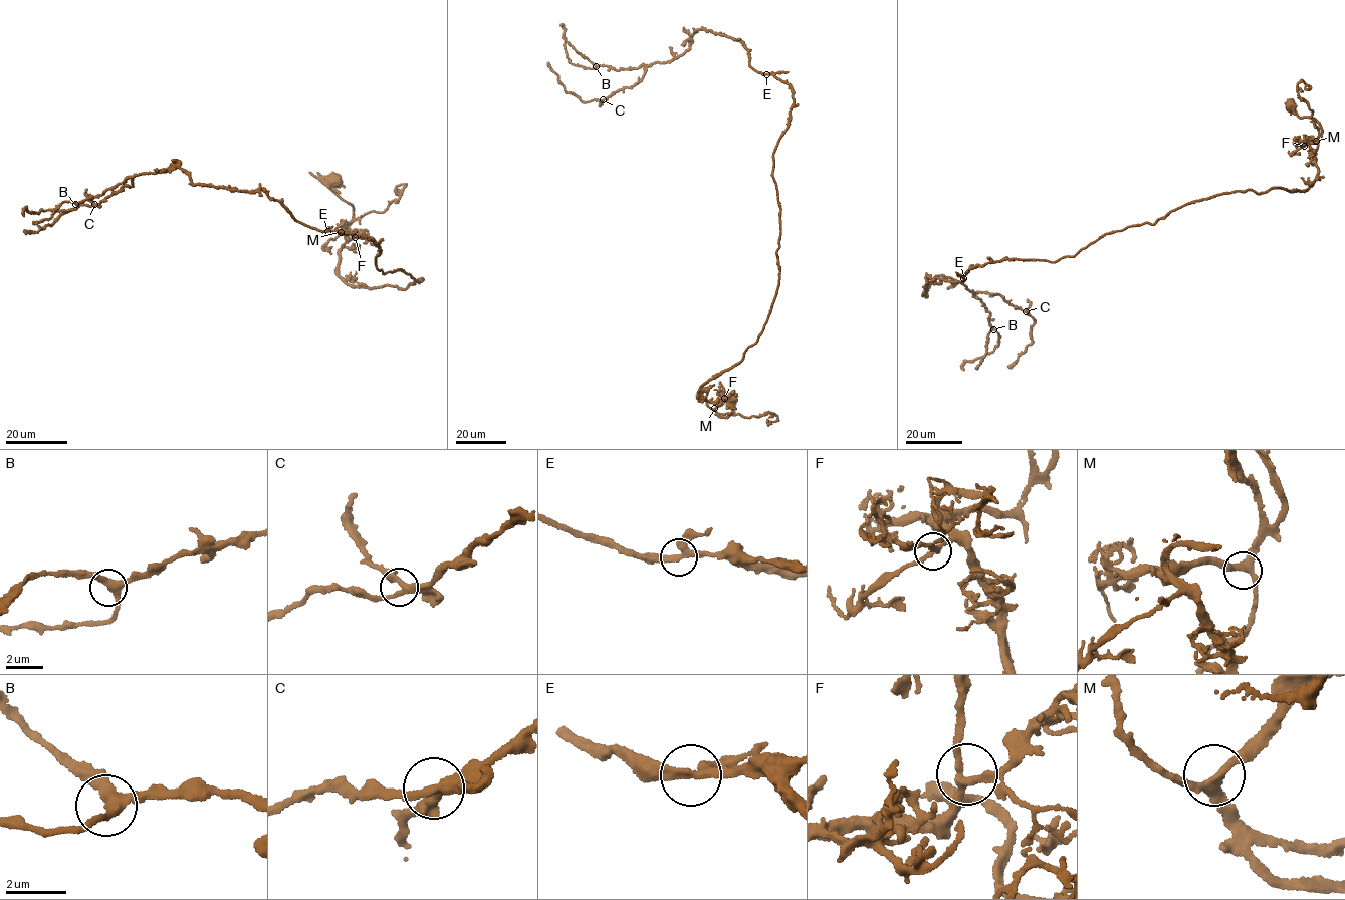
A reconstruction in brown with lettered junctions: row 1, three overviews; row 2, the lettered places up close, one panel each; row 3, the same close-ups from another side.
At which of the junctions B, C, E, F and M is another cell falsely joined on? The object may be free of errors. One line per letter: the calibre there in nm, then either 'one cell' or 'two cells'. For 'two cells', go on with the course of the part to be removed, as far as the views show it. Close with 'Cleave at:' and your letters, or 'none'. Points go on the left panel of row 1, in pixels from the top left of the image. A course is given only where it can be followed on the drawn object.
B: 340 nm | one cell
C: 320 nm | one cell
E: 280 nm | one cell
F: 240 nm | one cell
M: 280 nm | one cell
Cleave at: none

